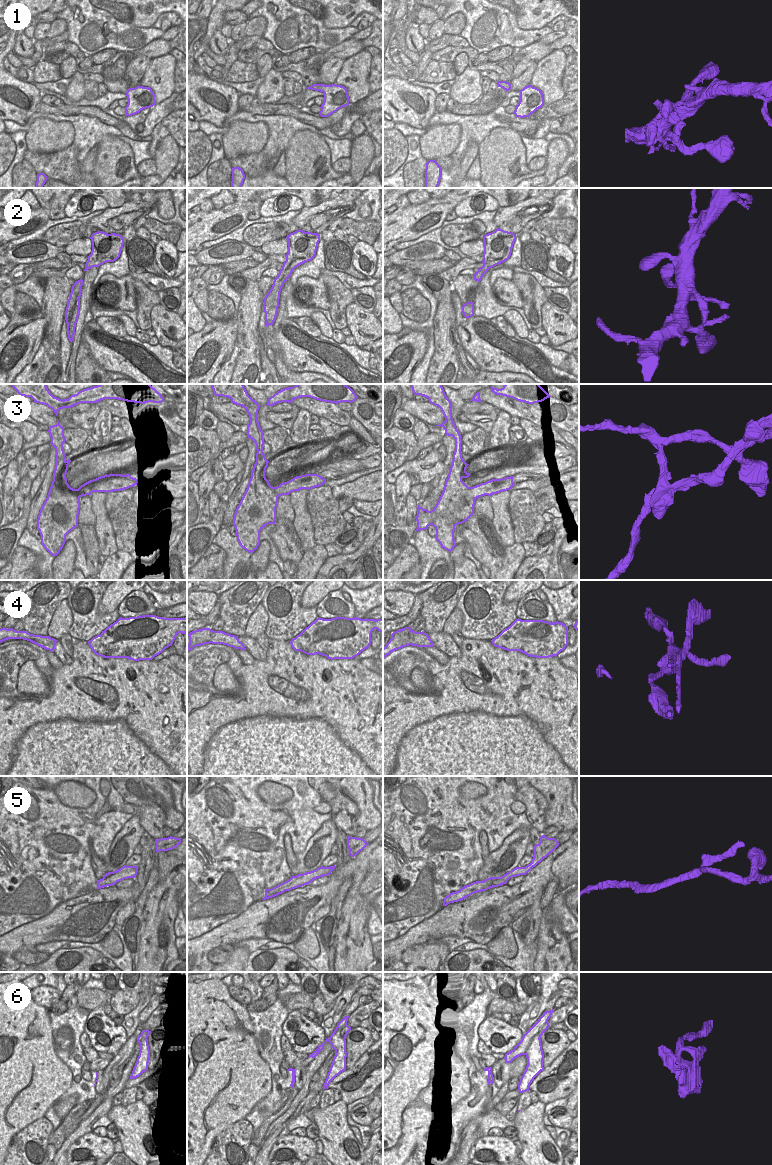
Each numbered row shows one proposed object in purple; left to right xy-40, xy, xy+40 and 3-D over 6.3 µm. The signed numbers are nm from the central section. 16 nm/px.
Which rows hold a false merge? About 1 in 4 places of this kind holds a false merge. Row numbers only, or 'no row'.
3, 4, 5, 6

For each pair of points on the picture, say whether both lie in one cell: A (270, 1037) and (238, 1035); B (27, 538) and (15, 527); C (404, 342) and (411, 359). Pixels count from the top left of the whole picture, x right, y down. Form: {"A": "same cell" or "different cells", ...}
{"A": "different cells", "B": "different cells", "C": "same cell"}

